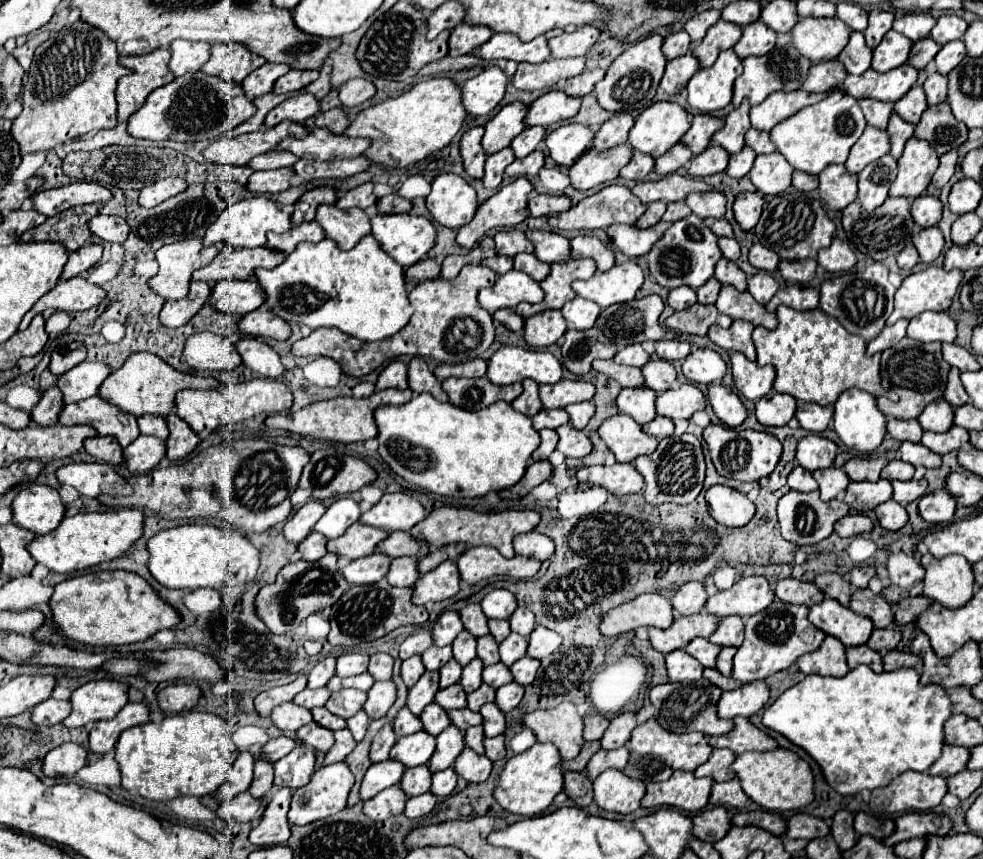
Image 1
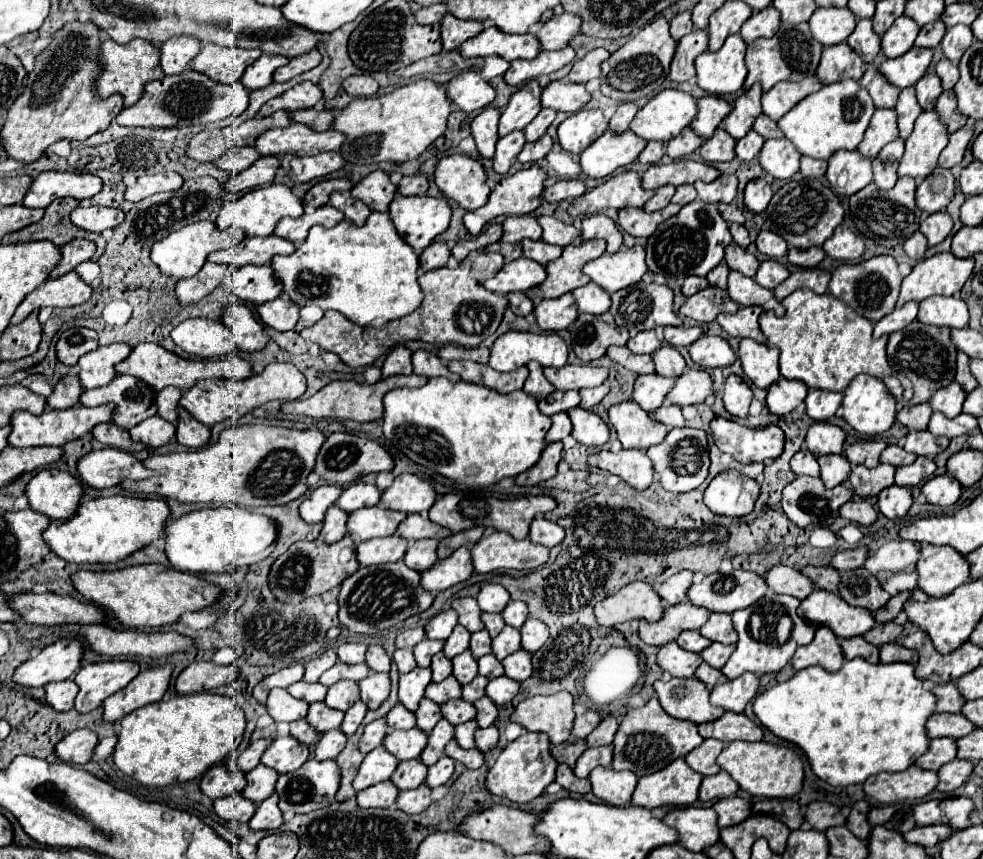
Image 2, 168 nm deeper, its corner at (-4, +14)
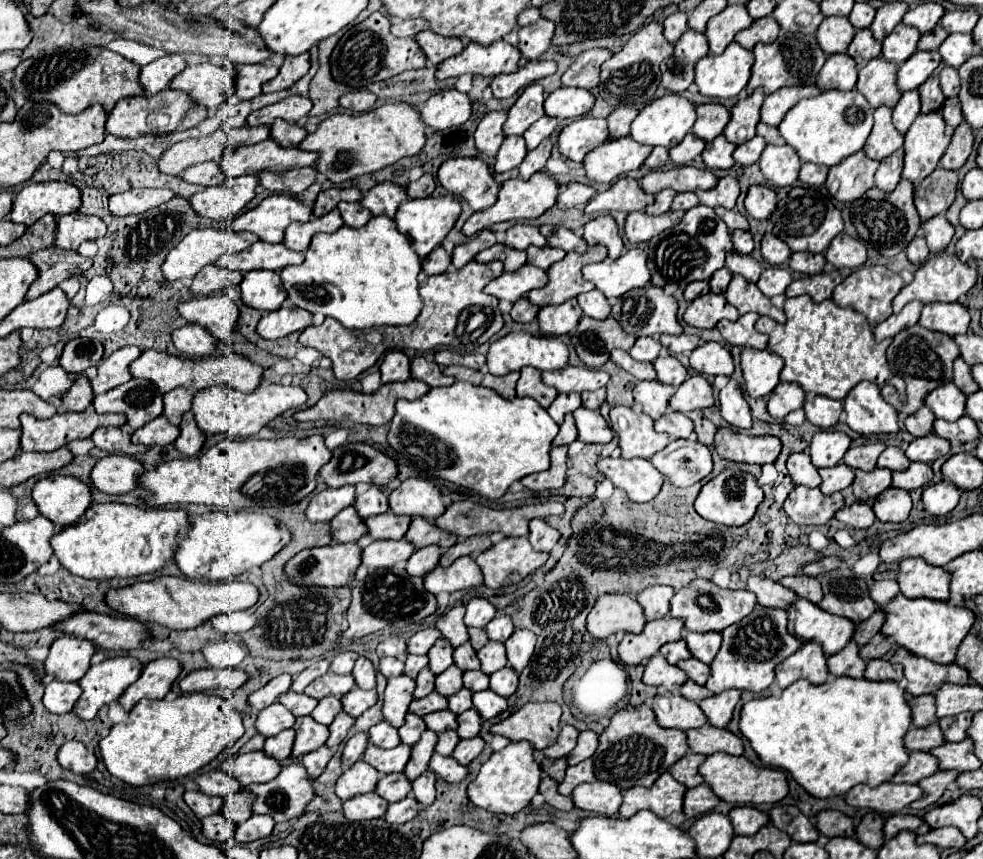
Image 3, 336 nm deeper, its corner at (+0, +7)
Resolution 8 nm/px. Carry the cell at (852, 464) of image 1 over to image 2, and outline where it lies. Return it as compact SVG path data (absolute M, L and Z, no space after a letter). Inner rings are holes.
M883 439L877 441L863 441L855 445L845 447L845 457L849 459L851 465L865 465L865 467L875 467L879 465L879 455L887 447Z

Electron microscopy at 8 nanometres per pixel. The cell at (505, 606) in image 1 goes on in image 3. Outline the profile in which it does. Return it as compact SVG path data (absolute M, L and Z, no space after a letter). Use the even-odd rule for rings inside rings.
M471 598L467 602L467 614L465 614L465 624L467 626L477 626L485 628L497 614L497 608L487 600L487 598Z

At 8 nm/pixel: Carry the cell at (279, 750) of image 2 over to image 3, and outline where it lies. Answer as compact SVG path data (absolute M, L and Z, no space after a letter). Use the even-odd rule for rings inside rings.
M263 750L249 752L243 756L235 756L225 764L225 770L241 782L241 786L249 786L253 782L269 782L279 774L283 764L279 760L271 760Z

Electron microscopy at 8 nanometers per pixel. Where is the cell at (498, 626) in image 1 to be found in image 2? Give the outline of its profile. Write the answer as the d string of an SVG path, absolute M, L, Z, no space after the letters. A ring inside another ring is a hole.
M483 613L481 615L481 621L483 621L483 625L485 625L485 629L489 631L491 637L497 637L499 631L505 627L499 613Z

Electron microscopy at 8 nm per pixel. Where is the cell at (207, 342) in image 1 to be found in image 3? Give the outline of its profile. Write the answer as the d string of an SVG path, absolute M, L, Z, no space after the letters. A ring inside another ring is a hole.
M187 324L173 332L175 348L191 358L205 358L215 354L217 340L199 324Z

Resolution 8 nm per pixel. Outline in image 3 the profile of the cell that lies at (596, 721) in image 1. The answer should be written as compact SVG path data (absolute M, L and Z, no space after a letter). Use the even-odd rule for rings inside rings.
M563 724L557 742L555 742L553 746L545 748L545 750L543 750L543 756L547 756L547 758L561 758L561 756L567 756L567 754L575 748L577 736L579 736L579 730L577 730L575 726Z

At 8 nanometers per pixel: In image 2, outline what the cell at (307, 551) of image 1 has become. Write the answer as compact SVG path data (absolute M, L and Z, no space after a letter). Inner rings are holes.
M333 505L323 521L323 533L319 535L319 543L335 543L347 535L347 513Z

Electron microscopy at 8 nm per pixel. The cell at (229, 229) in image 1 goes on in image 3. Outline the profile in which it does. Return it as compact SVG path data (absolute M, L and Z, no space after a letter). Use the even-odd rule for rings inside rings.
M271 194L261 200L253 210L237 216L231 222L231 228L235 232L253 232L259 240L265 242L281 242L283 232L291 222L307 222L309 218L309 206L303 206L299 200L287 194Z

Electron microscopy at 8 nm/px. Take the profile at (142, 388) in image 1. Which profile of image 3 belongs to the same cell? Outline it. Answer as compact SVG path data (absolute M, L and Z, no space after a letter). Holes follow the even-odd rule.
M145 350L135 362L131 362L129 372L133 378L143 378L143 380L153 382L161 394L165 394L173 388L179 388L179 386L183 386L191 392L199 392L199 390L215 386L215 384L227 384L235 390L251 392L253 388L259 386L261 374L263 374L261 366L257 366L257 364L249 362L247 358L237 356L233 352L223 354L223 356L215 356L215 358L209 356L203 360L185 360L185 358L177 358L177 356L171 356L165 352L157 352L157 350Z

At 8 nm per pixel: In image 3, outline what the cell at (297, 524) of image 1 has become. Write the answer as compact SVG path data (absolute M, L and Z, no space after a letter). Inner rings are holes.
M343 486L339 490L323 490L315 494L305 510L307 520L311 522L329 522L337 512L343 508L351 506L355 500L355 488L353 486Z

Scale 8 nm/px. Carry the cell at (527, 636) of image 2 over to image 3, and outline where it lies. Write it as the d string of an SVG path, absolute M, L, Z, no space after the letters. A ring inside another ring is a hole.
M515 630L511 638L505 642L509 666L521 672L535 650L535 634L531 630Z

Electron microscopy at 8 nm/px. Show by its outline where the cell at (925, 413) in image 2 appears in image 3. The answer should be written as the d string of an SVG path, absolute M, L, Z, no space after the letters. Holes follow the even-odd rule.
M923 406L915 414L907 416L905 430L909 434L913 434L913 436L927 436L931 432L931 428L933 428L933 420L935 420L933 412L927 406Z

